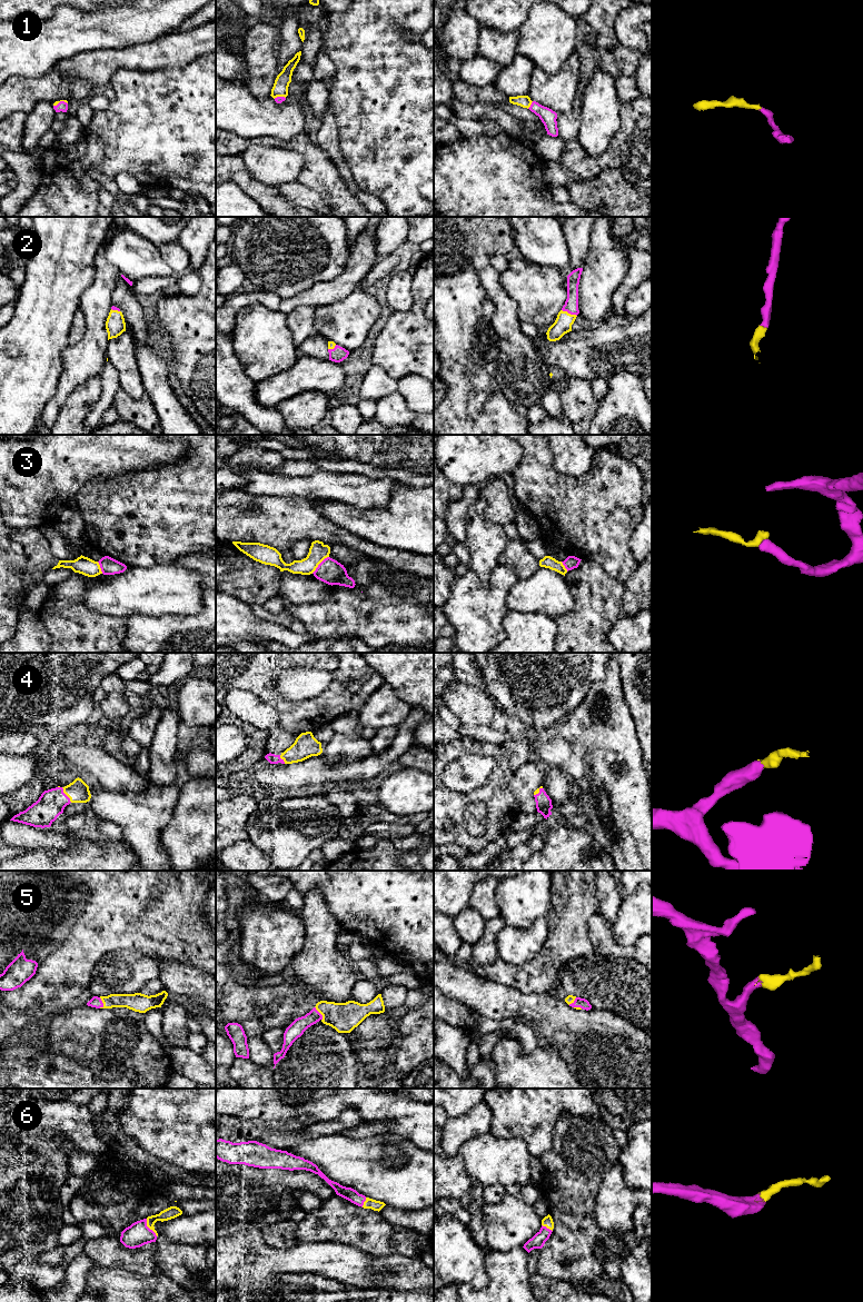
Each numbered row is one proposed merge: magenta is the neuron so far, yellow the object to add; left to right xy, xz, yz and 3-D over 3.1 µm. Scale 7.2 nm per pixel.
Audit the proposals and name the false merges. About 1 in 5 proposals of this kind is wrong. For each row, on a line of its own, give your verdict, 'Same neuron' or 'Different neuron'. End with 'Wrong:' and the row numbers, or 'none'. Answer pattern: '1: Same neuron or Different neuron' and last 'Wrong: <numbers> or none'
1: Same neuron
2: Same neuron
3: Different neuron
4: Same neuron
5: Same neuron
6: Same neuron
Wrong: 3

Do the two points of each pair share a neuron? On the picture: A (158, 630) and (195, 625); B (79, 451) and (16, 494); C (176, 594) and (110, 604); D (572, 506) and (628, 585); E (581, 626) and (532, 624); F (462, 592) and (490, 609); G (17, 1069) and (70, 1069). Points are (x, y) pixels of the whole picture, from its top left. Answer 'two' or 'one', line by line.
A: one
B: one
C: one
D: two
E: two
F: one
G: one

